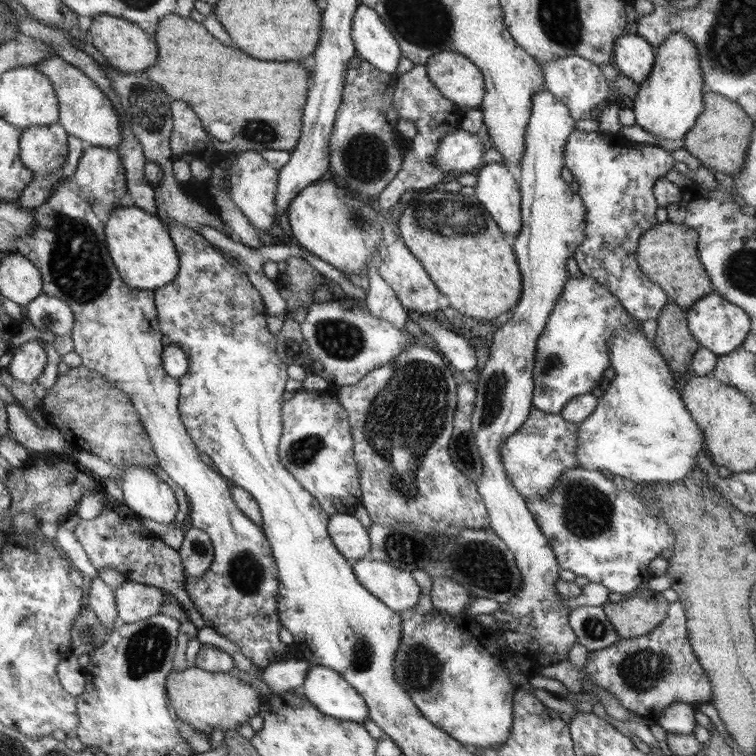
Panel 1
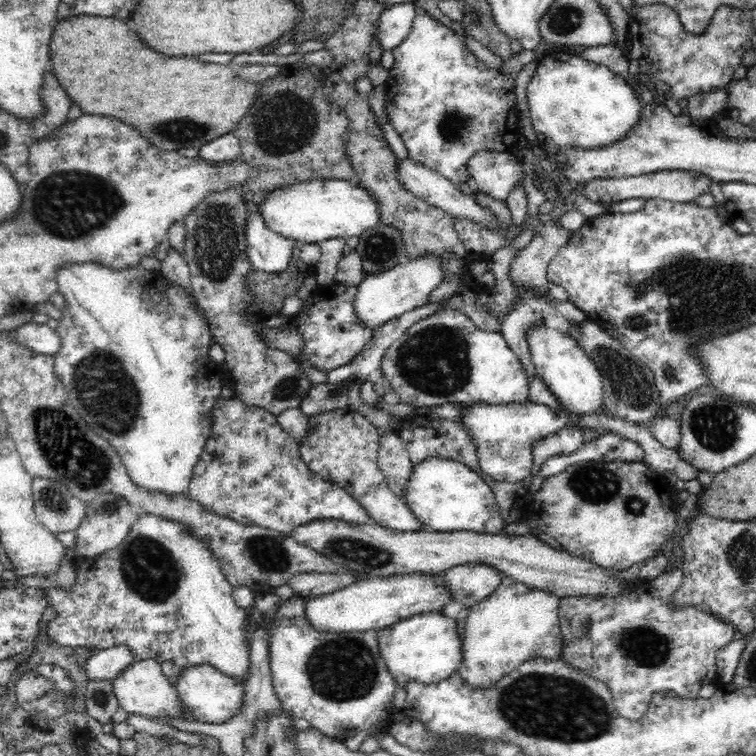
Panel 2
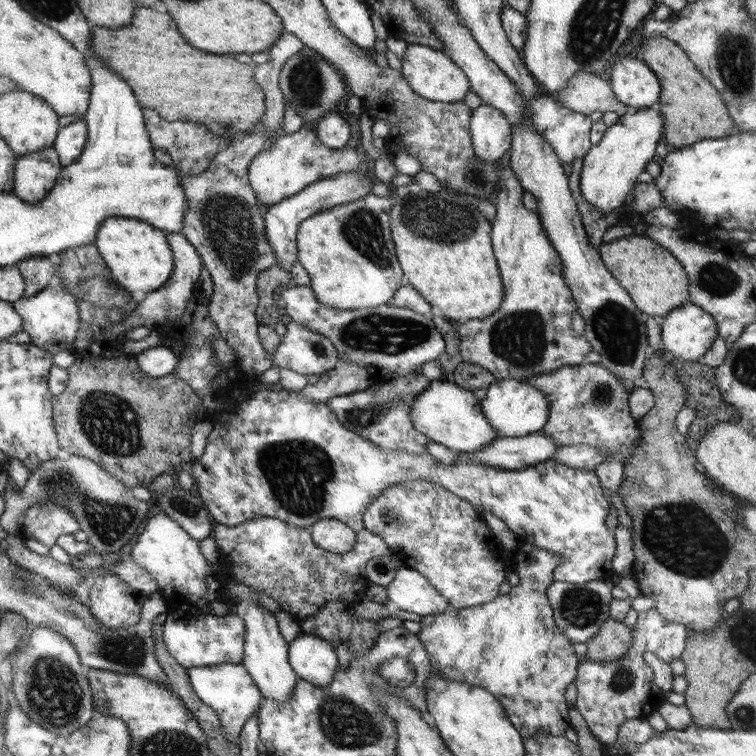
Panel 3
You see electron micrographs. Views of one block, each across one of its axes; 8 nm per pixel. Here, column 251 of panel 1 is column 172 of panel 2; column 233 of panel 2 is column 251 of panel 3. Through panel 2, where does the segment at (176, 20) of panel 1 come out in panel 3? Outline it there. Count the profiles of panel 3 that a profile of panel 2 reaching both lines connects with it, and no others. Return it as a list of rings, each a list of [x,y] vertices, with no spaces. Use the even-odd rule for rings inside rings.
[[[136,6],[133,22],[124,28],[92,26],[90,47],[114,64],[138,92],[146,108],[154,108],[166,120],[184,120],[206,126],[210,133],[232,136],[254,129],[265,116],[265,90],[254,80],[255,63],[242,64],[231,55],[202,52],[186,42],[174,18],[166,12]]]

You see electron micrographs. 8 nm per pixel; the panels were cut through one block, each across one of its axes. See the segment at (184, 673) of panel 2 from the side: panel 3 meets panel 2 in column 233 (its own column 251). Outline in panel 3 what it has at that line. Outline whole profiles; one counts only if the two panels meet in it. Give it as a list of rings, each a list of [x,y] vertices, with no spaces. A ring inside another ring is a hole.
[[[220,664],[190,668],[187,673],[192,688],[202,702],[218,714],[226,739],[240,744],[245,724],[259,712],[262,700],[265,700],[249,671],[241,664]]]

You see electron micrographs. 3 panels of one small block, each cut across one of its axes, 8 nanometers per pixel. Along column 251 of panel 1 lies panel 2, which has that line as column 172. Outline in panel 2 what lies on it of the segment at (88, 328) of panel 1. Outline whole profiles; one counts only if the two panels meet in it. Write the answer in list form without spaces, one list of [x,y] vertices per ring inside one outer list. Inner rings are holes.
[[[145,513],[139,516],[132,525],[126,538],[116,547],[96,556],[94,564],[88,570],[88,578],[80,576],[77,584],[70,590],[62,589],[42,589],[48,593],[50,606],[54,607],[58,615],[52,619],[47,627],[48,637],[62,646],[80,647],[88,646],[97,650],[104,650],[116,646],[130,648],[134,652],[137,660],[154,659],[159,663],[165,660],[174,661],[178,667],[185,667],[208,663],[214,665],[214,668],[221,669],[223,673],[231,677],[244,677],[248,679],[248,669],[250,668],[250,649],[247,640],[244,640],[243,624],[246,622],[247,612],[235,604],[233,598],[233,587],[229,584],[226,576],[223,574],[218,557],[210,551],[208,540],[199,537],[192,529],[186,528],[181,521],[170,520],[167,517],[158,516],[154,513]]]

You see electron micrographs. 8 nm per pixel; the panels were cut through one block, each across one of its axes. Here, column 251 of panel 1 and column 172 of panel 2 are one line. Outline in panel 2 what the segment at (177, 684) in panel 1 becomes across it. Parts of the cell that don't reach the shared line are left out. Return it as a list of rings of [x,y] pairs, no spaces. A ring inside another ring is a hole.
[[[154,659],[137,660],[122,674],[113,679],[114,695],[117,696],[120,710],[146,716],[150,719],[176,719],[185,717],[185,706],[179,692],[162,672],[161,663]]]

